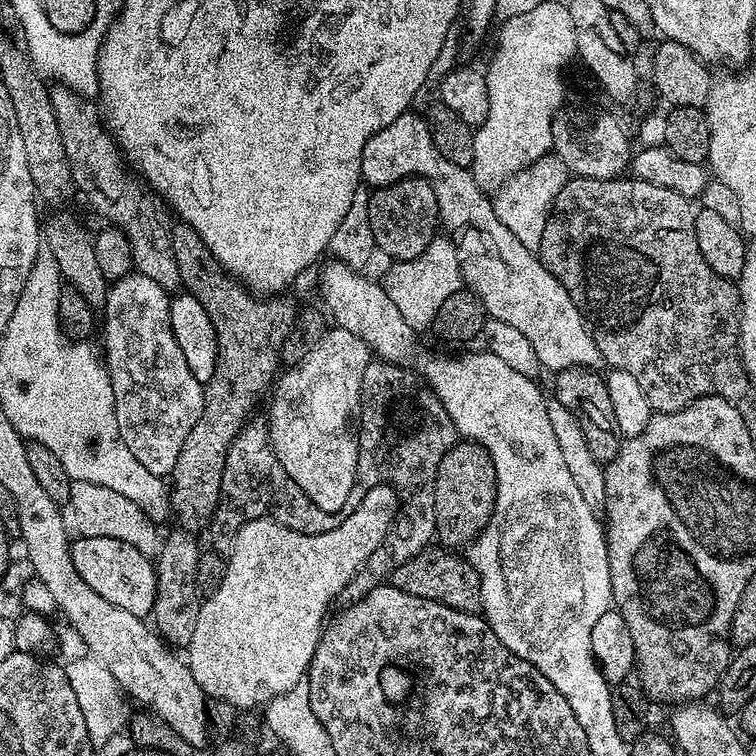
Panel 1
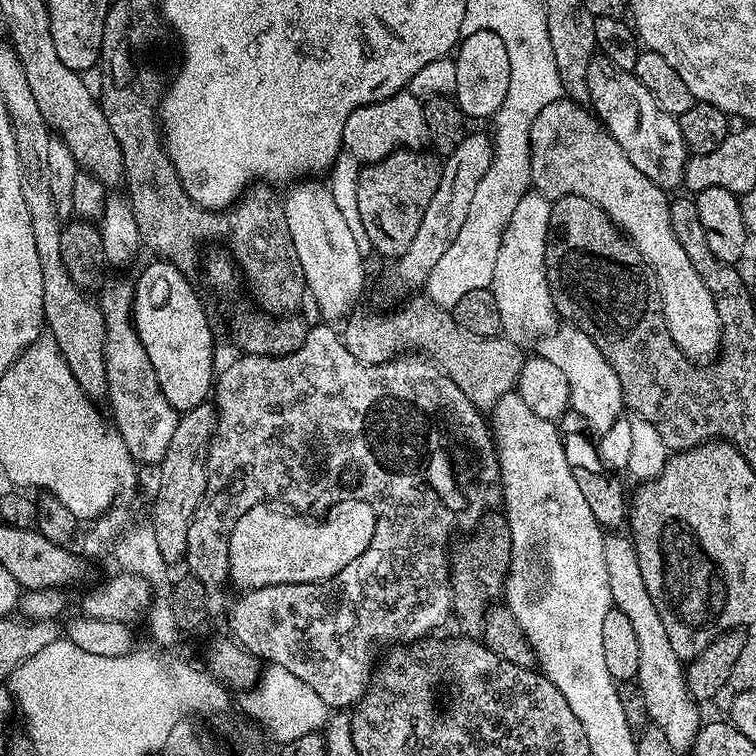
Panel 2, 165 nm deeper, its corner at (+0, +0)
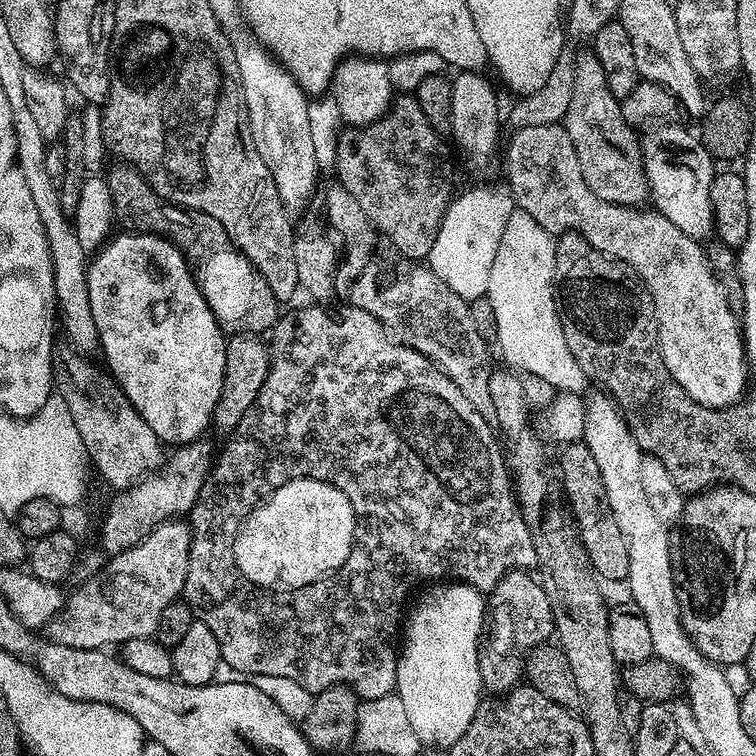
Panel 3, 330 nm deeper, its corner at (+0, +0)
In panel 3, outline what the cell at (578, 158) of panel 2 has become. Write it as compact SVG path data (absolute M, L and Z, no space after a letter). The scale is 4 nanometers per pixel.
M563 123L526 126L525 128L515 129L511 134L513 136L512 141L508 144L508 181L506 181L506 184L511 191L515 207L526 214L530 214L530 218L534 218L534 222L538 222L538 226L542 226L542 230L553 234L577 232L586 242L590 242L590 246L594 246L594 250L598 250L603 256L611 256L614 260L625 260L640 275L641 282L646 286L646 290L654 302L656 338L660 346L662 362L666 366L666 370L670 370L670 378L674 378L674 382L678 382L678 386L690 399L707 408L728 408L731 404L737 403L745 395L746 389L744 387L747 386L748 375L750 375L748 361L744 355L742 324L737 313L728 305L728 295L724 292L724 286L720 283L719 276L712 269L712 263L708 261L705 245L699 240L690 238L690 234L682 234L682 230L678 230L678 226L674 226L674 222L670 222L670 218L666 218L661 212L649 210L644 206L627 208L598 198L594 194L594 190L590 190L590 186L586 186L586 178L582 178L582 166L578 166L578 154L574 154L574 142L570 142L570 134L566 134Z

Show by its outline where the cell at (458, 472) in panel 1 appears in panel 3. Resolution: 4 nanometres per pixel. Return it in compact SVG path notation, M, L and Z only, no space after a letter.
M528 570L508 572L492 587L486 600L486 635L480 646L480 683L488 694L507 694L525 679L524 664L539 644L553 639L556 627L552 600Z

